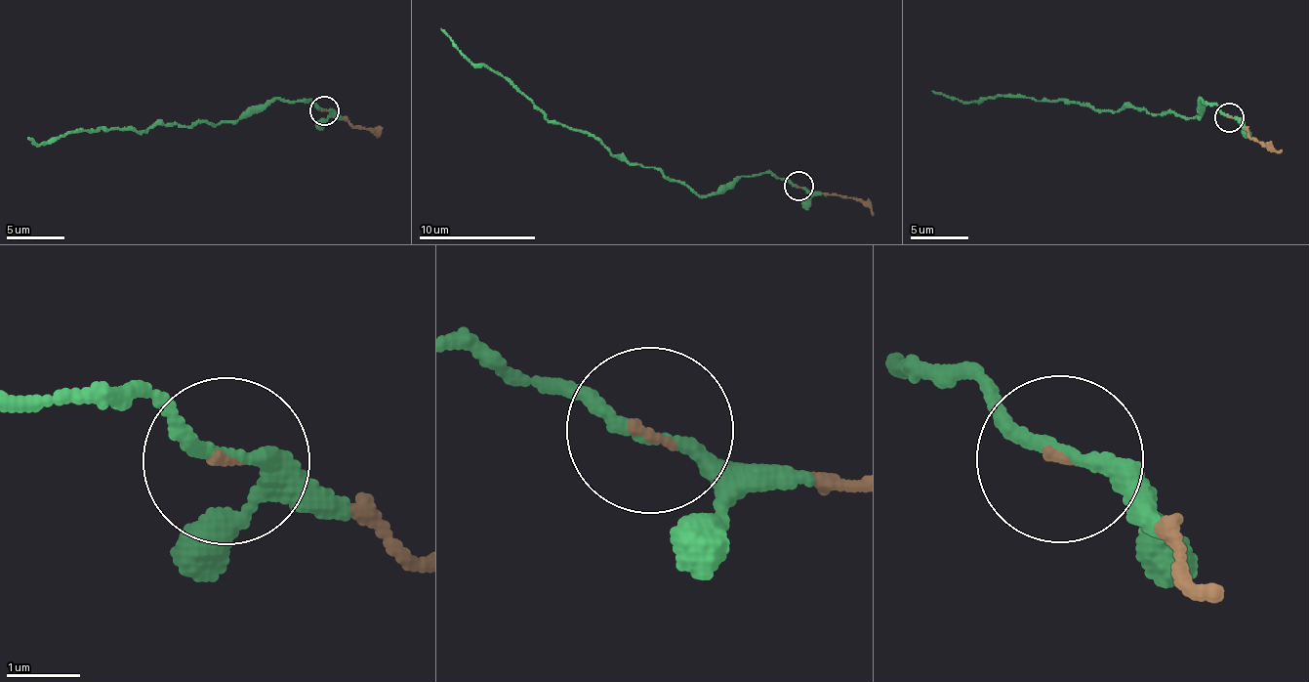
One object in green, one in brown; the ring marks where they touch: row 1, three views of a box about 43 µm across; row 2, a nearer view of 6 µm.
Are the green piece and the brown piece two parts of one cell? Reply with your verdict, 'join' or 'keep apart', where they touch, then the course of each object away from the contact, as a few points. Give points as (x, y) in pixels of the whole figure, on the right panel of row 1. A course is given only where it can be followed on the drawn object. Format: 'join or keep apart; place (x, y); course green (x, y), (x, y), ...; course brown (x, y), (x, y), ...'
join; place (1229, 117); course green (1230, 118), (1197, 99), (1200, 116), (1195, 117), (1001, 95), (978, 102), (931, 92); course brown (1230, 118), (1260, 143), (1282, 151)

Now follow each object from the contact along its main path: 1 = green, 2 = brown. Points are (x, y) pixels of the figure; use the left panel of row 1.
1: (323, 111), (312, 101), (270, 100), (237, 120), (218, 123), (71, 132), (45, 143), (29, 138)
2: (323, 111), (370, 129), (378, 136)

